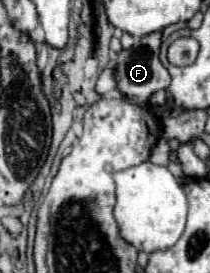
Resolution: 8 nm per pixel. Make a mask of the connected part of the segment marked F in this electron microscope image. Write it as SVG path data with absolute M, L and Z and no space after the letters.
M156 31L150 35L138 37L130 49L122 49L118 53L118 61L114 65L116 87L126 97L126 101L132 105L146 105L152 93L166 89L170 83L170 75L160 63L160 43L162 43L162 31Z

